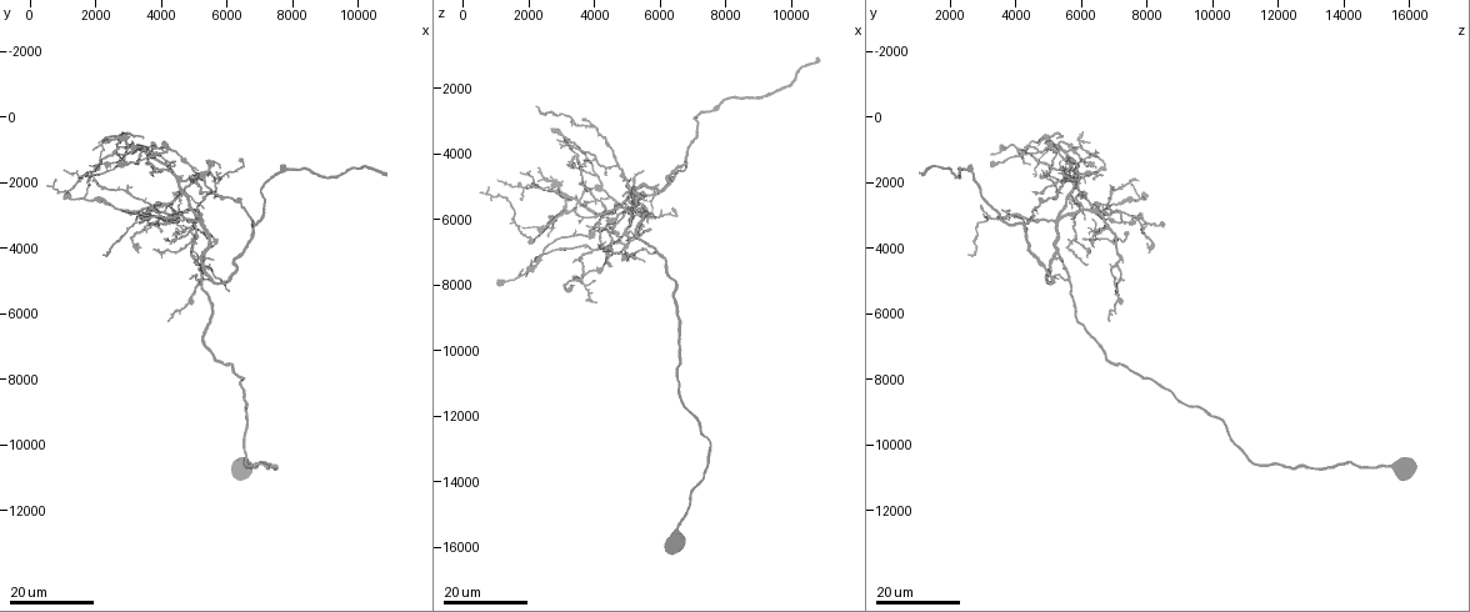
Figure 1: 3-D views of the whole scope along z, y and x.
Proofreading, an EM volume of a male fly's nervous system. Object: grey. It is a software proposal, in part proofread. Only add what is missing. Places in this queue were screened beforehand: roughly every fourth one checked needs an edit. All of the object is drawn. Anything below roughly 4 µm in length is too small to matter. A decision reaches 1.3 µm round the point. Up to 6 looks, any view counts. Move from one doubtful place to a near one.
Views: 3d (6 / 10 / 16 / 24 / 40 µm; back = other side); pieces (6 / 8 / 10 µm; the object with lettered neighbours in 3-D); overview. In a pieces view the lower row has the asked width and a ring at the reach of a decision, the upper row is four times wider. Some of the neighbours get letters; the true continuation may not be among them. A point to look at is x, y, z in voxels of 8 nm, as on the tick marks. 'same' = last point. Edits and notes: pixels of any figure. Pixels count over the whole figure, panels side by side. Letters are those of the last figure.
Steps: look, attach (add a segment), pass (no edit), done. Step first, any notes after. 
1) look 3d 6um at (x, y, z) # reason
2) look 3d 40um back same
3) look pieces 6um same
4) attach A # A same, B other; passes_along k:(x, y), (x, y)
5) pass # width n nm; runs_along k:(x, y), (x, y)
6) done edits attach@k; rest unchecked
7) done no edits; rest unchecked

look 3d 16um at (4000, 3500, 7800) # tapers out

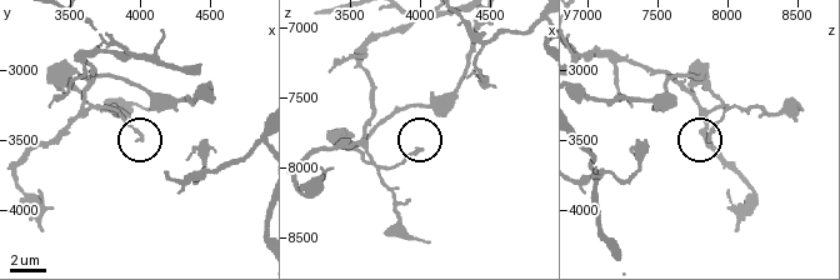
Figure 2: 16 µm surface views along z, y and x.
look 3d 10um at (4000, 3500, 7860)

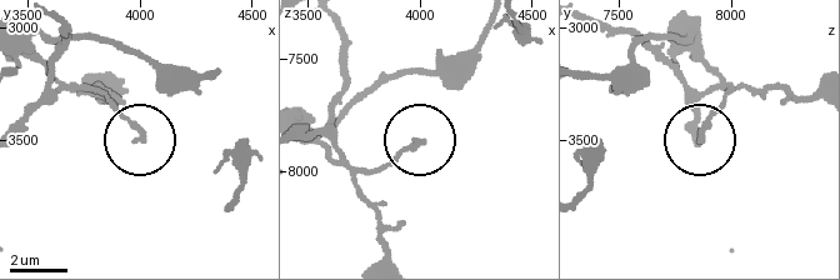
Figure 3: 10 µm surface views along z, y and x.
look pieces 6um at (4010, 3500, 7860)

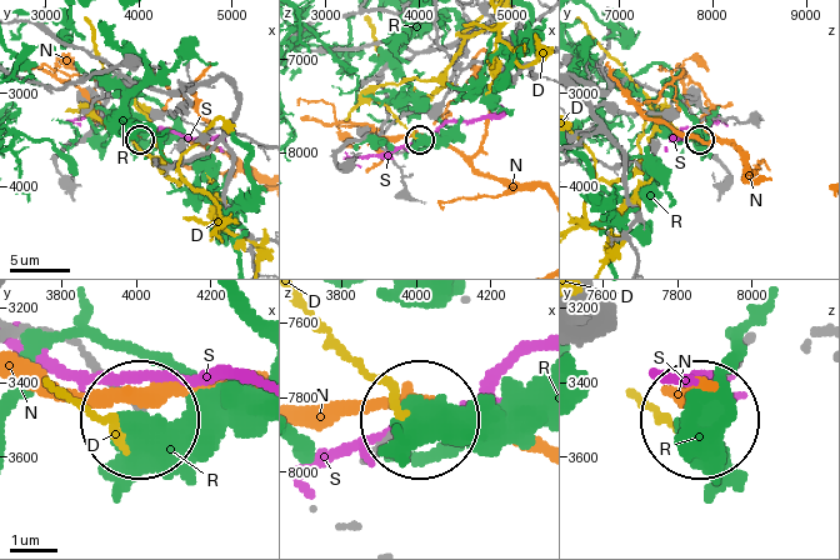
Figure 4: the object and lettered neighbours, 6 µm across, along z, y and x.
pass # width 180 nm; D other, N other, R other, S other; runs_along 4:(30, 333), (65, 344), (134, 411); no lettered segment goes on from it

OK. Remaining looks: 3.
look 3d 24um at (2900, 2900, 3600) # tapers out

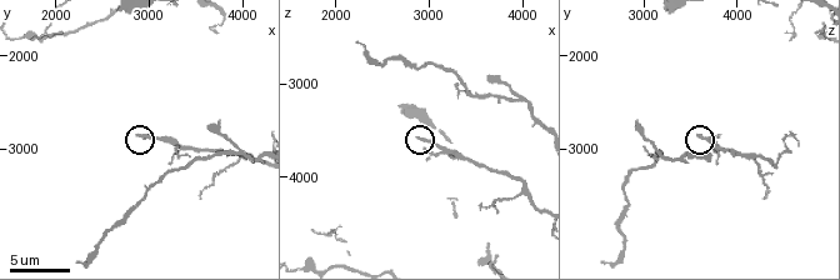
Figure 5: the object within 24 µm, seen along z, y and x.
look pieces 8um at (2900, 2850, 3600) # what lies round it

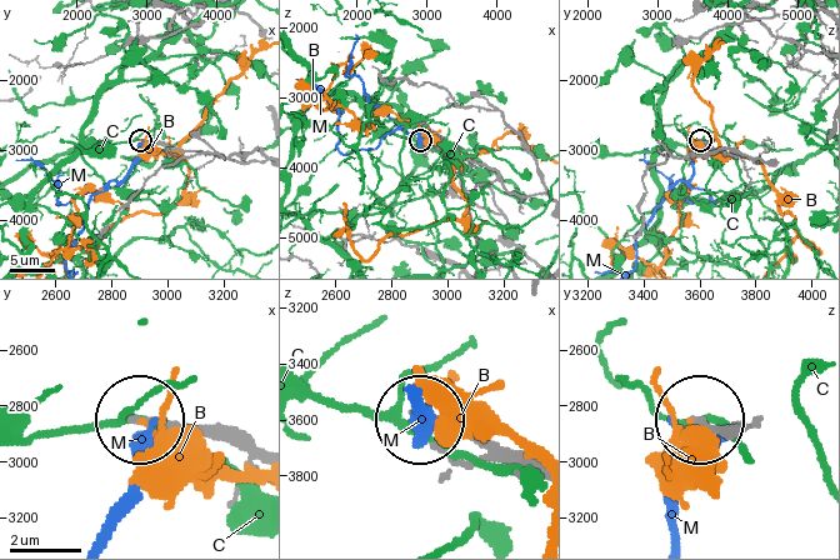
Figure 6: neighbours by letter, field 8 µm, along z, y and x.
pass # B other, C other, M other; runs_along 6:(251, 449), (146, 420); no lettered segment goes on from it

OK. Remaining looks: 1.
done no edits; rest unchecked

